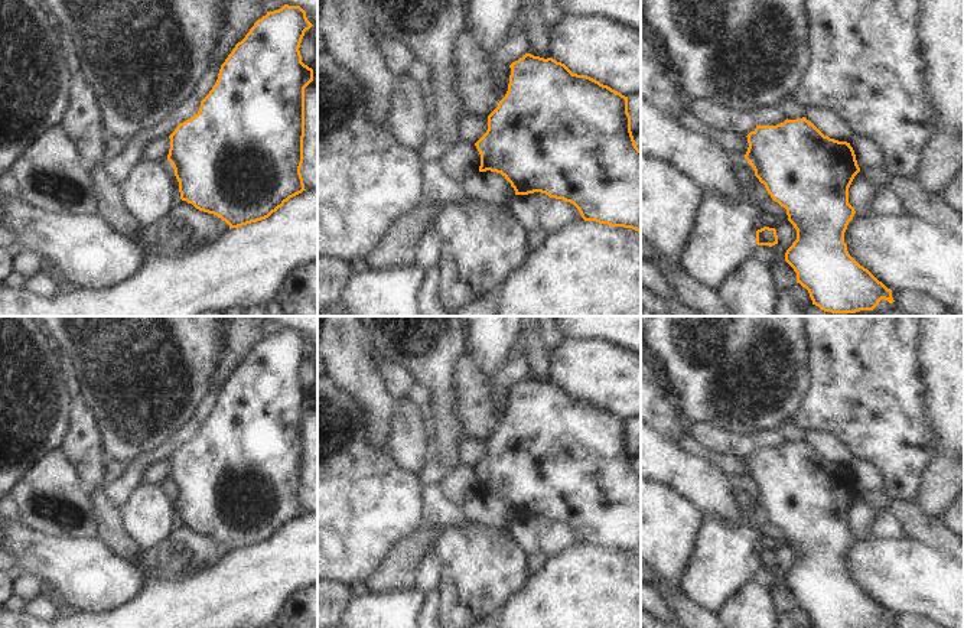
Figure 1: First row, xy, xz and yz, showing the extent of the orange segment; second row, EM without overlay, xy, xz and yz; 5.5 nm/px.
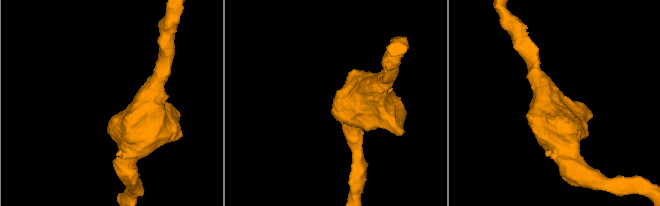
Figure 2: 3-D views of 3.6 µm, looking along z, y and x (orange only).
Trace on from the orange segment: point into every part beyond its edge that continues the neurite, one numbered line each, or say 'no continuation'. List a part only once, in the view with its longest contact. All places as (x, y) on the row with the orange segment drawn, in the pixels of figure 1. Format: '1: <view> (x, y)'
no continuation

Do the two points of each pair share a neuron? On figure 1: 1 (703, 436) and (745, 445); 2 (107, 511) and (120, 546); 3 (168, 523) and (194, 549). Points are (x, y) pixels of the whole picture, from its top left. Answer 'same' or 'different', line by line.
1: same
2: same
3: different

